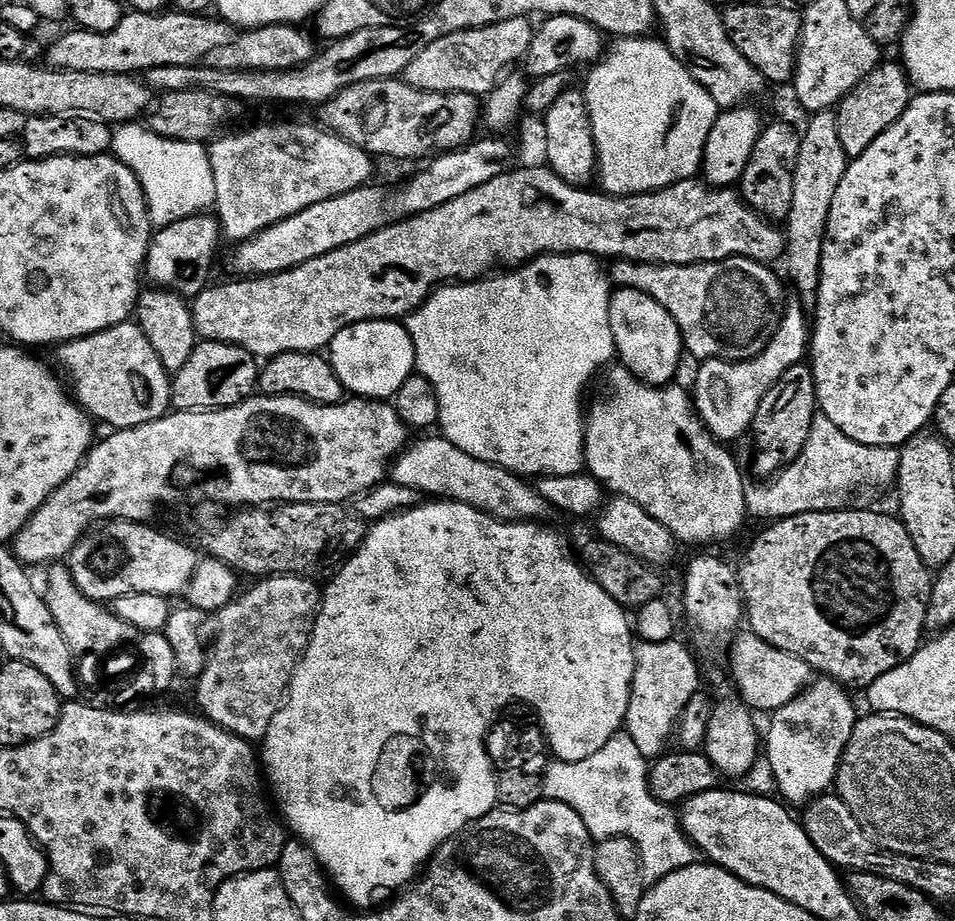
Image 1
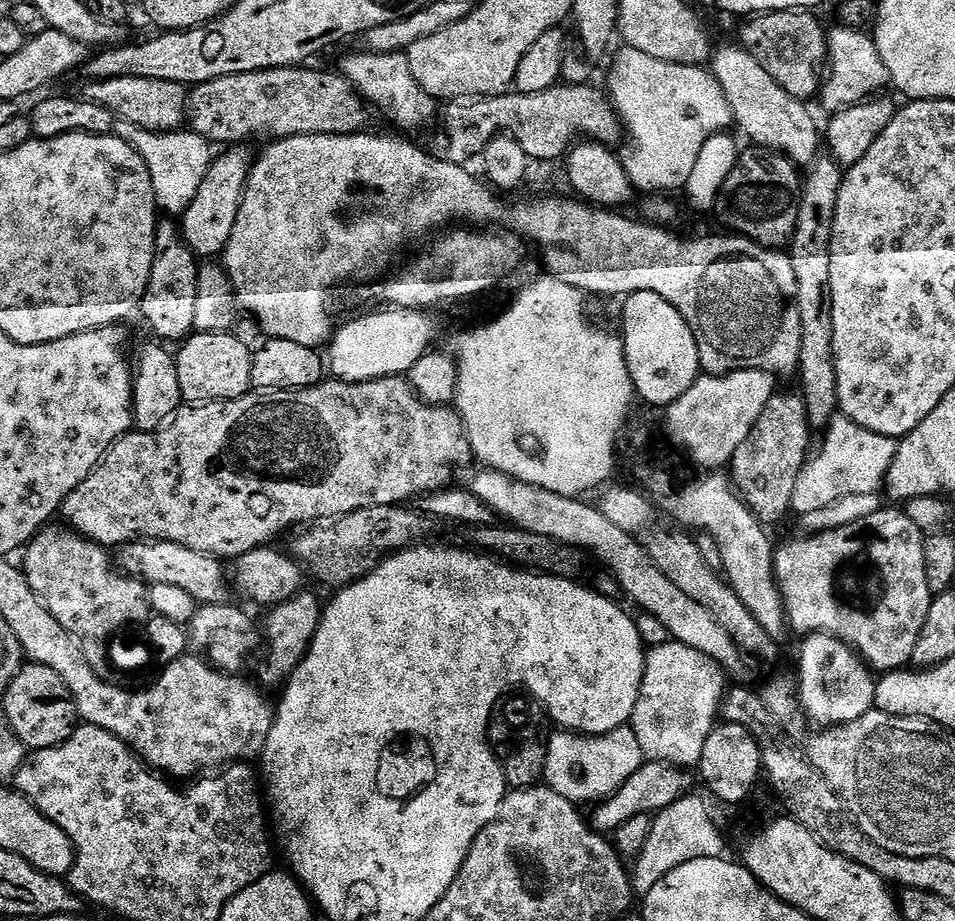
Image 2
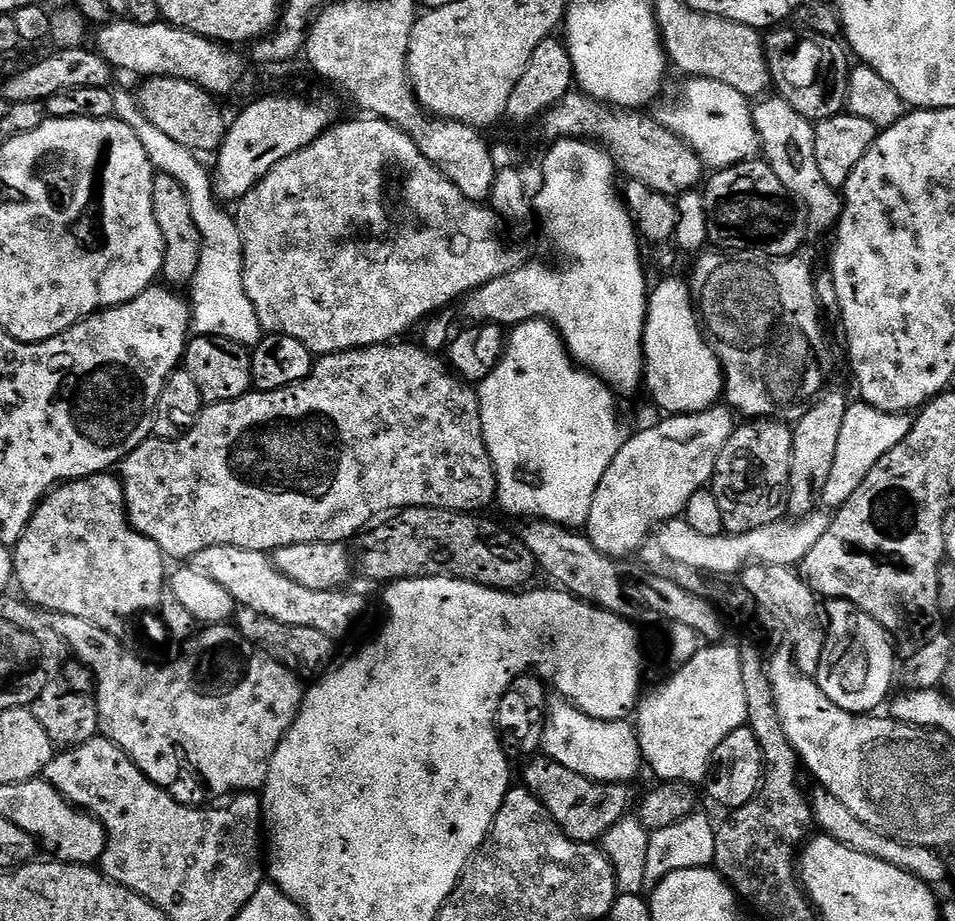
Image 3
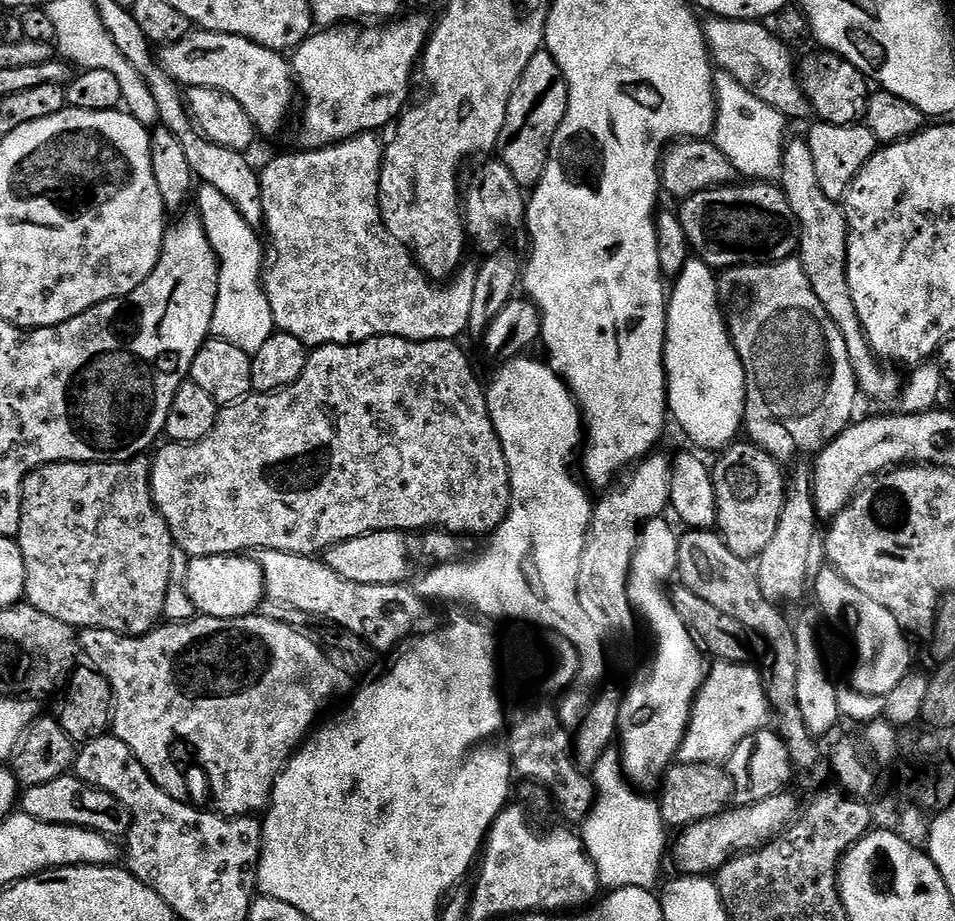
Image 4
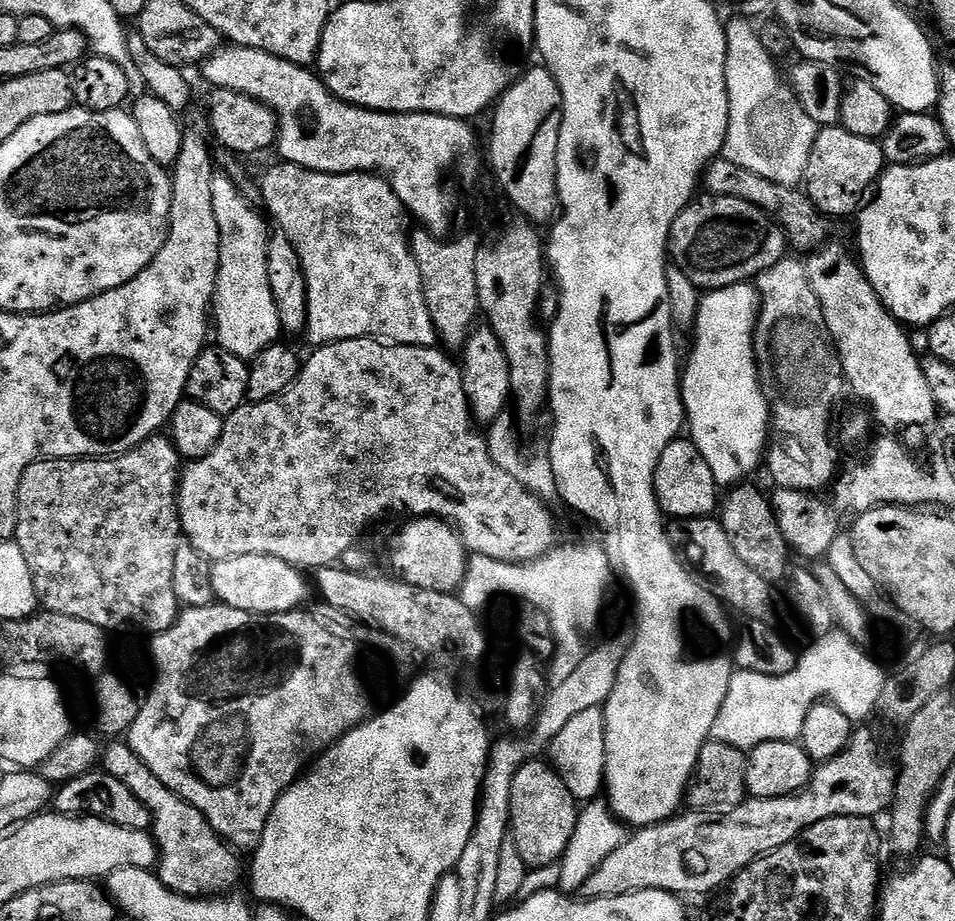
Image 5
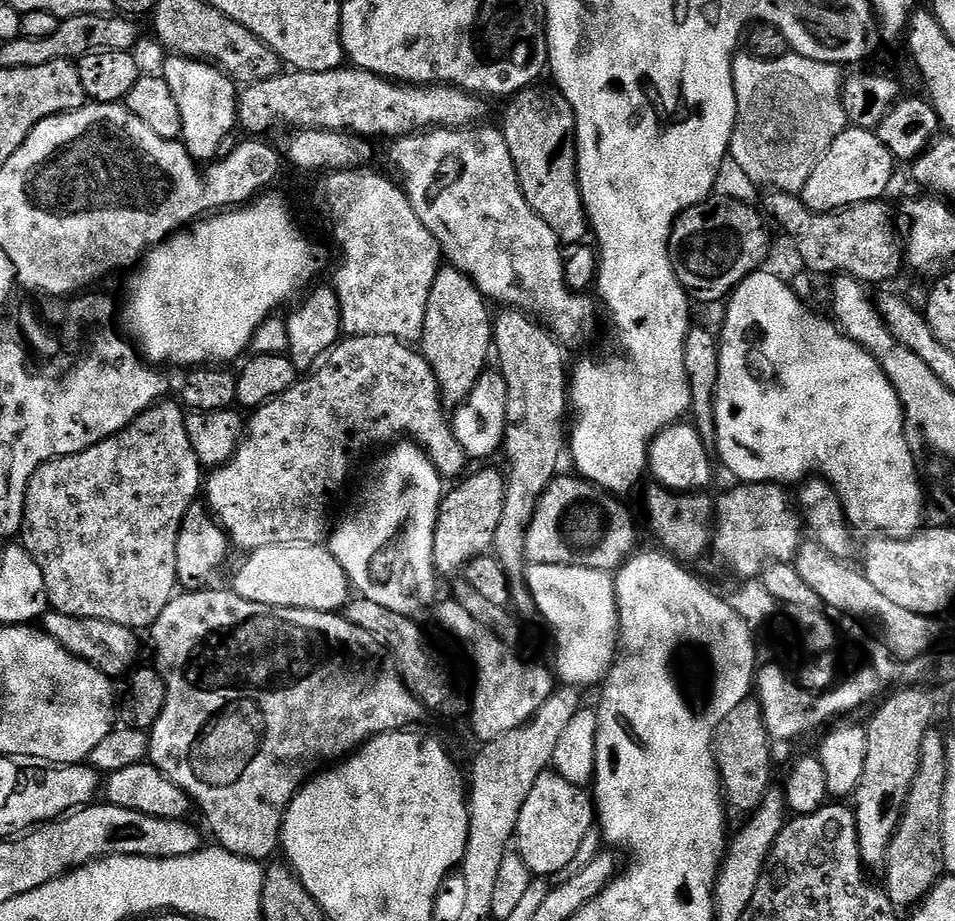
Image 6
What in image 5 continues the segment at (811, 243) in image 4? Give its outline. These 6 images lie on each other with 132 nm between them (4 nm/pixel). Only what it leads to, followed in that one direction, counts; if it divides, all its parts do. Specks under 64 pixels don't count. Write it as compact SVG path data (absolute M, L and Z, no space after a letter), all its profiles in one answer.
M825 243L815 249L807 257L806 267L810 286L814 286L814 294L818 294L818 302L822 306L822 314L826 314L826 326L830 326L830 334L836 343L836 349L842 362L845 381L876 411L876 420L881 429L908 428L915 422L916 416L920 420L935 421L938 409L934 402L934 394L930 394L930 385L926 383L926 374L920 365L921 357L912 348L909 333L905 325L895 320L886 310L886 306L878 298L874 286L866 278L859 259L848 253L844 244Z

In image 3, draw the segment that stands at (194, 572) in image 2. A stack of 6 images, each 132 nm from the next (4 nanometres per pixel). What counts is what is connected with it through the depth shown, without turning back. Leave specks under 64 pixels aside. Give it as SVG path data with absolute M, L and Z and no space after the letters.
M206 546L206 550L198 550L196 556L191 557L191 567L197 572L206 574L206 578L214 578L220 586L225 587L240 608L258 610L258 614L266 614L266 618L274 618L274 622L282 622L286 626L310 626L310 630L322 630L330 639L340 642L352 628L352 623L364 612L364 600L356 592L349 590L310 590L294 578L288 578L274 566L271 555L266 552L255 552L254 550L242 550L238 546Z

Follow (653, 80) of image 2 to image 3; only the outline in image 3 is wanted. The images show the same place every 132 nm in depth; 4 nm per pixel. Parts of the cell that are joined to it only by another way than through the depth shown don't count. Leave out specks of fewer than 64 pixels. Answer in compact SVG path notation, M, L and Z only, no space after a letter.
M692 78L687 83L680 104L658 112L660 123L681 136L709 169L729 168L731 164L753 159L760 152L760 139L749 97L738 94L738 90L734 90L734 86L726 86L726 82Z

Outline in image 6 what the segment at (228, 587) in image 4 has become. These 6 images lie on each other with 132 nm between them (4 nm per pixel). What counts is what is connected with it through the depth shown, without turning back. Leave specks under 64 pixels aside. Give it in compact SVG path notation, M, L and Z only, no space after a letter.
M286 545L253 548L232 576L231 591L246 602L258 602L262 606L341 611L348 604L352 586L340 564L323 545Z

